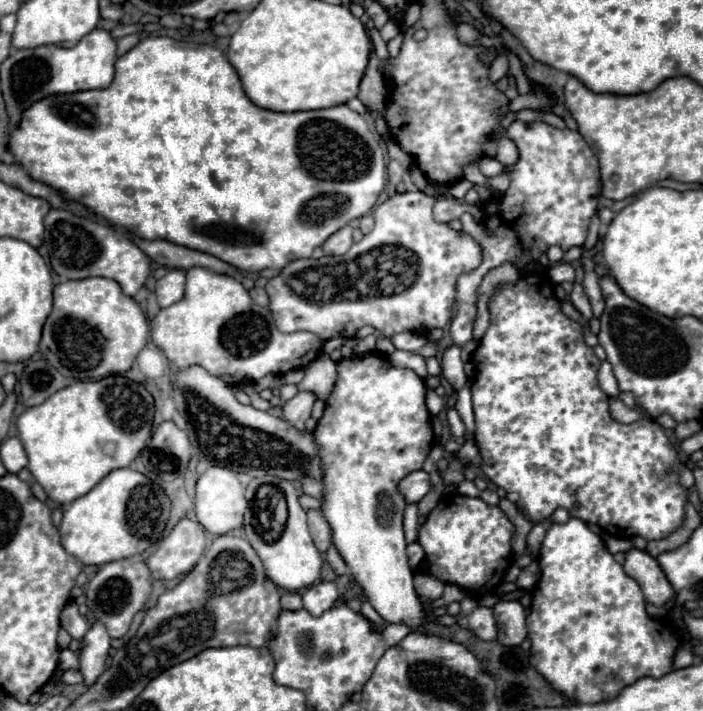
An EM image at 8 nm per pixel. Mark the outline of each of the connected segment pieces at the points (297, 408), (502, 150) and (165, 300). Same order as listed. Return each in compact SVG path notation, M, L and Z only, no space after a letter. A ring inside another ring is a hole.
M299 392L295 398L287 400L283 404L283 418L293 424L295 428L299 430L305 430L305 420L311 416L311 410L313 410L313 404L315 404L317 396L315 392Z
M495 138L495 144L497 144L497 152L495 152L495 158L505 164L505 166L511 166L515 160L517 160L517 148L515 144L509 140L509 138Z
M169 270L161 280L157 280L157 302L161 308L175 304L175 300L183 298L185 288L185 272L183 270Z

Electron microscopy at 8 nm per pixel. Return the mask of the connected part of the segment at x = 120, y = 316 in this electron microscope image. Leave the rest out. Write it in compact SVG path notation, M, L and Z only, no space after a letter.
M85 278L85 280L67 280L57 284L53 290L53 312L45 322L43 338L39 352L45 360L57 368L67 378L77 380L101 380L109 374L125 372L133 366L135 356L145 348L149 338L149 324L139 304L131 296L123 296L123 290L115 280L107 278Z

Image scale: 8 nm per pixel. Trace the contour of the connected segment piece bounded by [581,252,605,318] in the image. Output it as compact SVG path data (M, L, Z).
M585 252L583 258L583 268L585 268L585 278L583 278L583 292L585 296L589 298L589 304L593 308L593 316L599 318L603 314L603 308L605 308L605 302L603 302L603 296L601 296L601 288L599 288L599 276L593 272L595 264L591 262L591 252Z

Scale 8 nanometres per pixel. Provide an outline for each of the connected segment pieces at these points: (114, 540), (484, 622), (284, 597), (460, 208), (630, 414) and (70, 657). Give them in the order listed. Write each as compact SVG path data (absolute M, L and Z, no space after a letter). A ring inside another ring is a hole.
M119 468L65 510L59 526L61 544L83 564L101 566L111 560L123 560L153 546L163 536L169 514L171 500L157 482L137 470Z
M475 606L469 614L457 616L459 626L471 630L481 640L495 640L497 626L493 620L493 612L487 606Z
M283 592L281 594L281 606L285 610L299 610L303 604L301 604L301 596L297 592Z
M443 196L435 202L433 216L437 222L451 222L451 220L461 218L461 214L467 210L469 210L469 206L463 200L457 200L453 196Z
M617 398L611 400L611 404L609 404L609 412L611 412L611 416L613 416L617 422L625 422L625 424L643 418L643 414L641 414L639 410L635 410L635 408L627 408L627 406L625 406L621 400L617 400Z
M68 648L61 650L58 668L62 671L66 671L69 669L78 670L79 658L76 653L72 652Z

